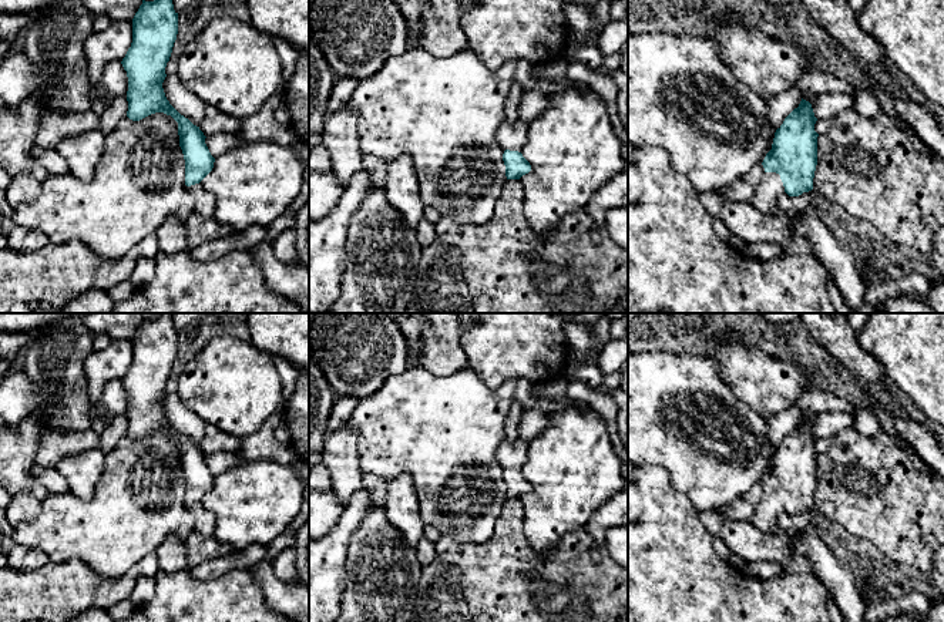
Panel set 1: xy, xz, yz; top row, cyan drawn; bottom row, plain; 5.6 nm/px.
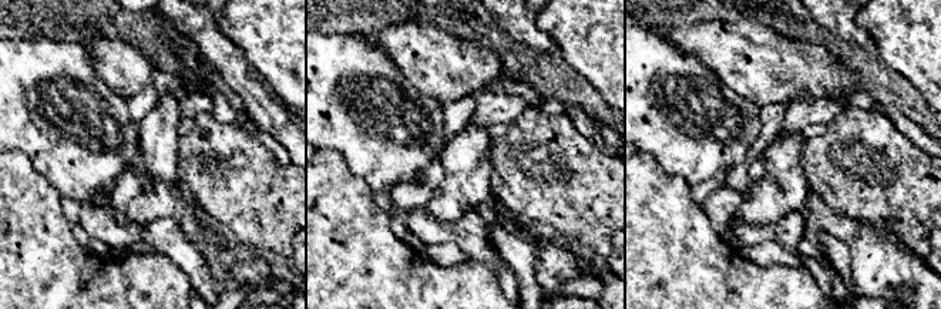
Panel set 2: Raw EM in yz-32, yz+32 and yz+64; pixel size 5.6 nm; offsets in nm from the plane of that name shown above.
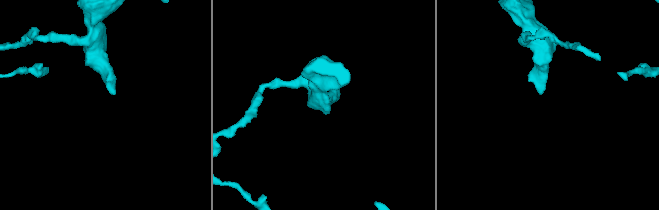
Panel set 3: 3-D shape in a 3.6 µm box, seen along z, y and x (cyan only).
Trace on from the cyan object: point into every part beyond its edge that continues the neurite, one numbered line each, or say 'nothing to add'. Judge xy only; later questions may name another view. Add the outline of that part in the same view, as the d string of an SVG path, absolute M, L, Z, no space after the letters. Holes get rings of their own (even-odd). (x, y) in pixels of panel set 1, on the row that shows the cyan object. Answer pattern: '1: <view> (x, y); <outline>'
1: xy (204, 202); M201 182L187 186L187 191L189 192L194 202L192 214L201 215L204 218L214 218L215 196L208 192Z

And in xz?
1: xz (513, 137); M518 120L515 124L503 122L497 130L497 139L500 145L510 151L518 151L527 145L527 134L530 124Z

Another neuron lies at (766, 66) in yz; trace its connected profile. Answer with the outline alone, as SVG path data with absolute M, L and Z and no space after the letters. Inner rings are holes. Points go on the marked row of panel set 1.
M723 24L708 38L718 46L735 80L765 100L797 87L799 78L812 68L810 53L755 27Z

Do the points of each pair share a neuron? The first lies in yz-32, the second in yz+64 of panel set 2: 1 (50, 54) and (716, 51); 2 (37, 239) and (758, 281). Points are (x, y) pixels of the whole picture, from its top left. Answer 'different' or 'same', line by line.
1: different
2: same

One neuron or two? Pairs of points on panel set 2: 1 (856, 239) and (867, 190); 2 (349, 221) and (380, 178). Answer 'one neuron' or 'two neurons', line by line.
1: two neurons
2: two neurons

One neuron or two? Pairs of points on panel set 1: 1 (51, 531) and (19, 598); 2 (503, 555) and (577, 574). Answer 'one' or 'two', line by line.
1: two
2: one

